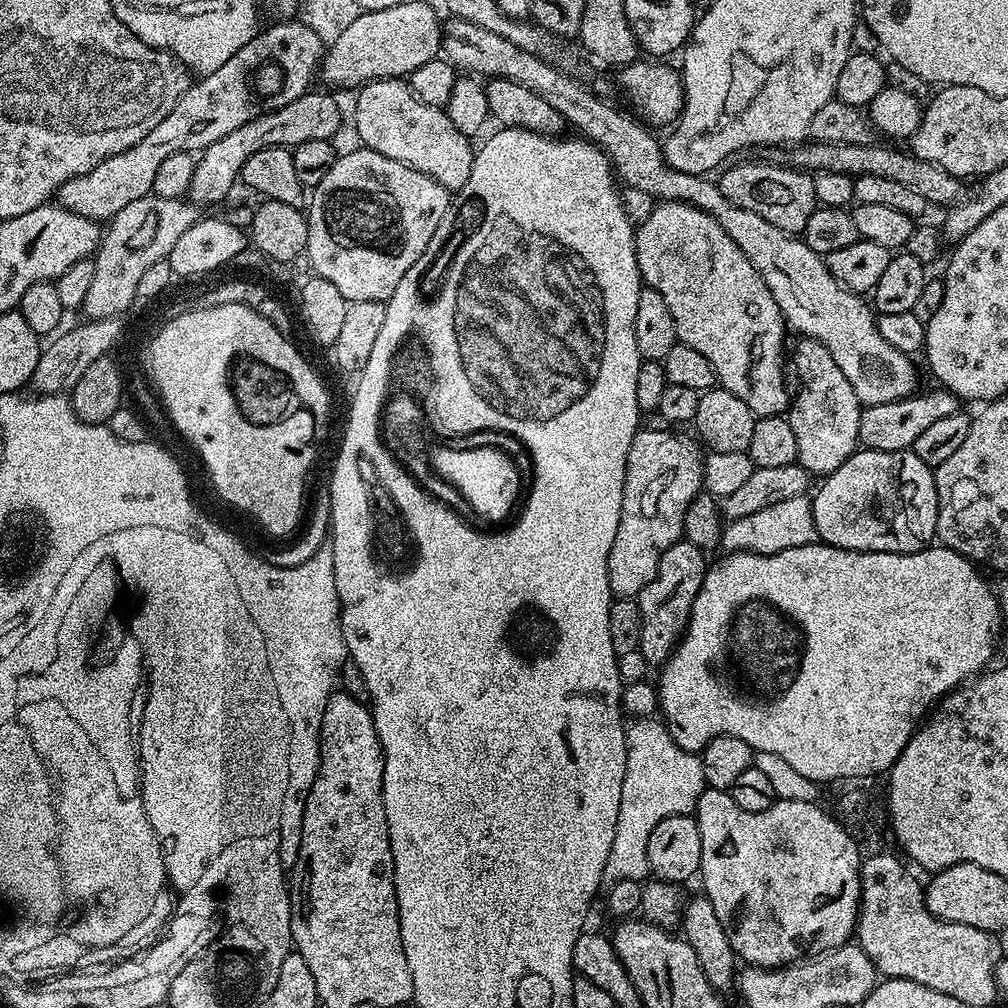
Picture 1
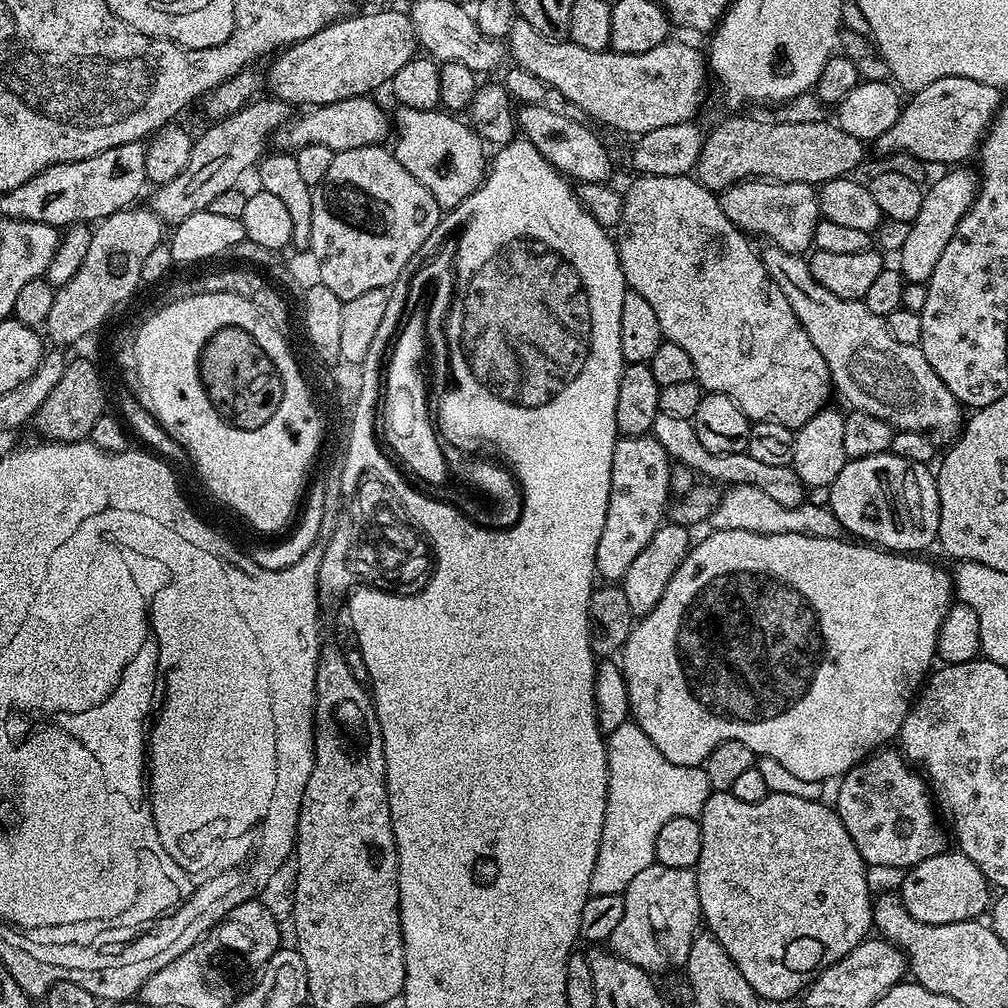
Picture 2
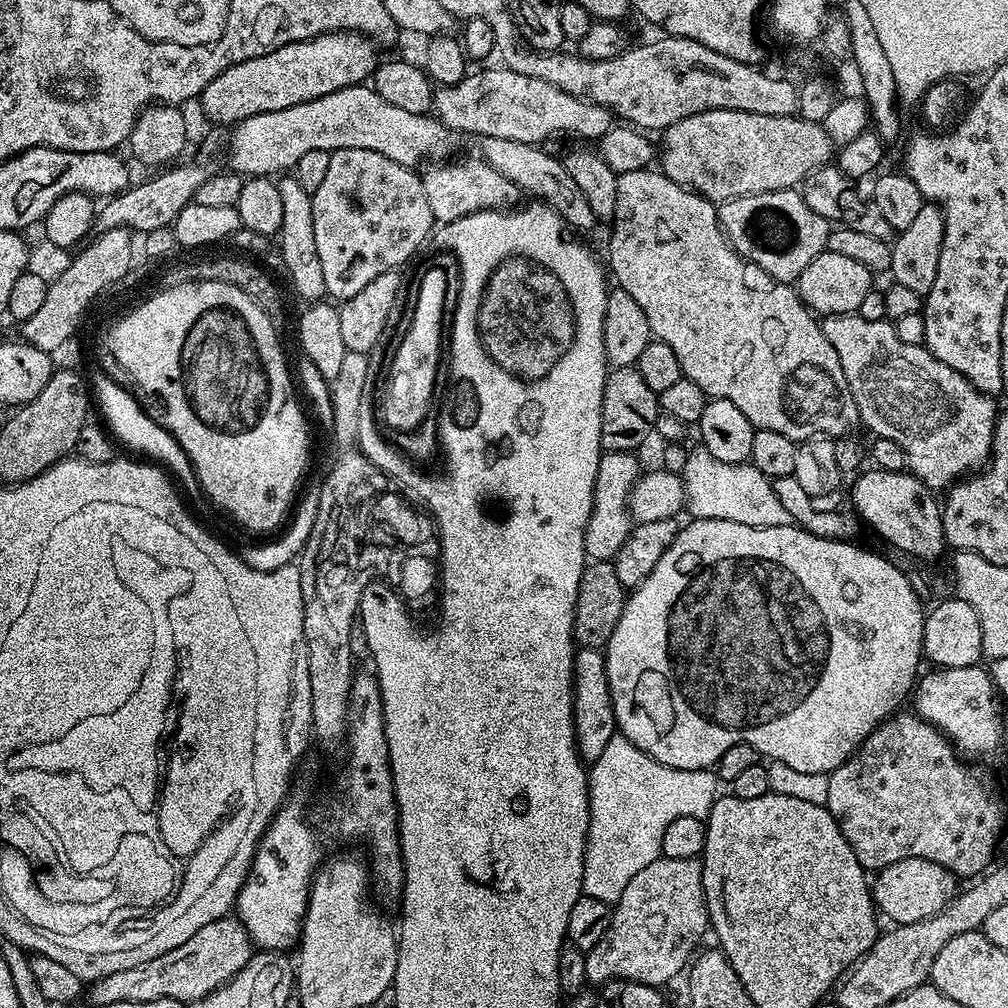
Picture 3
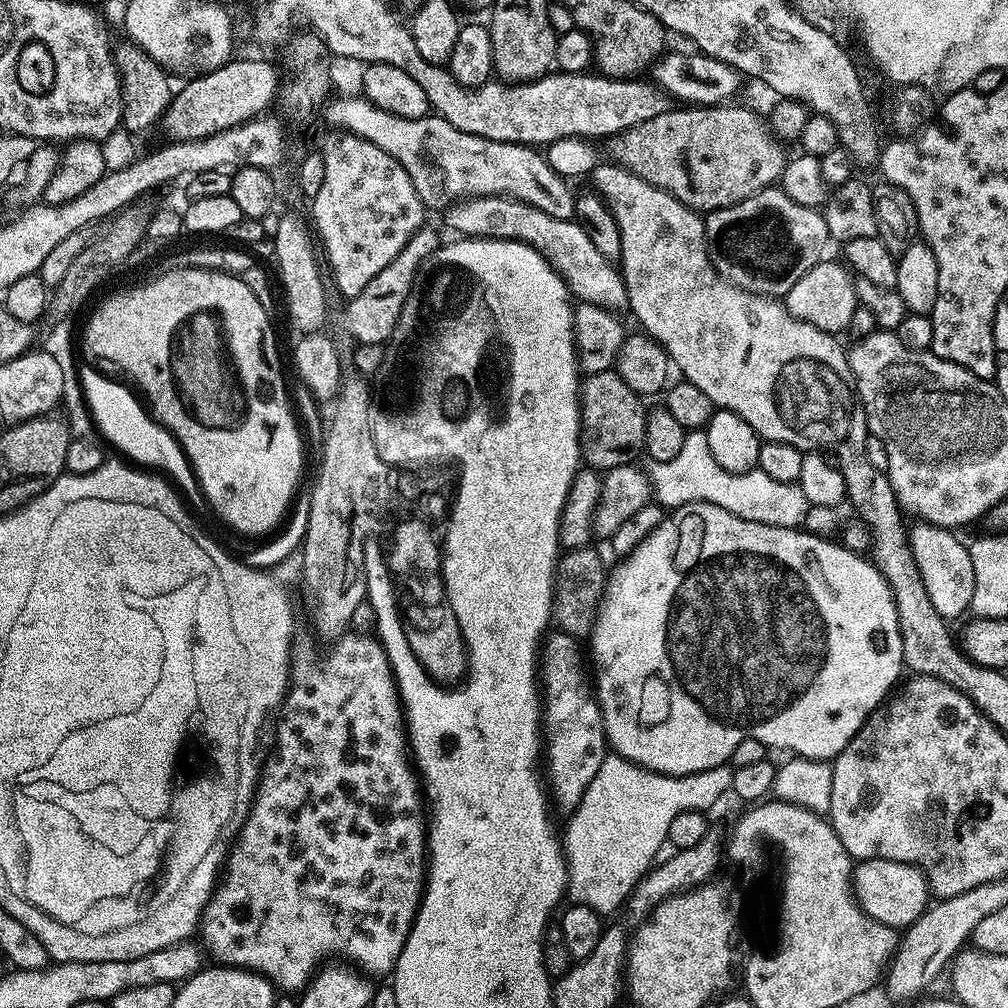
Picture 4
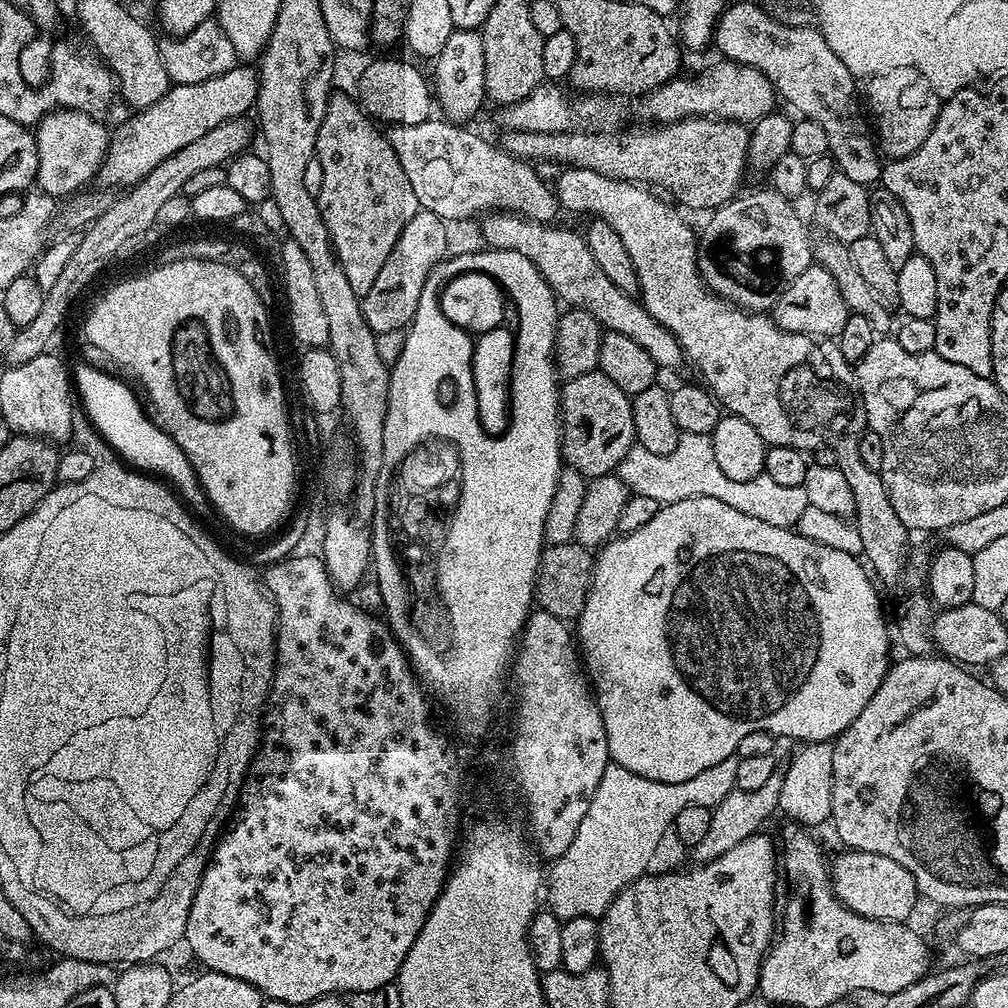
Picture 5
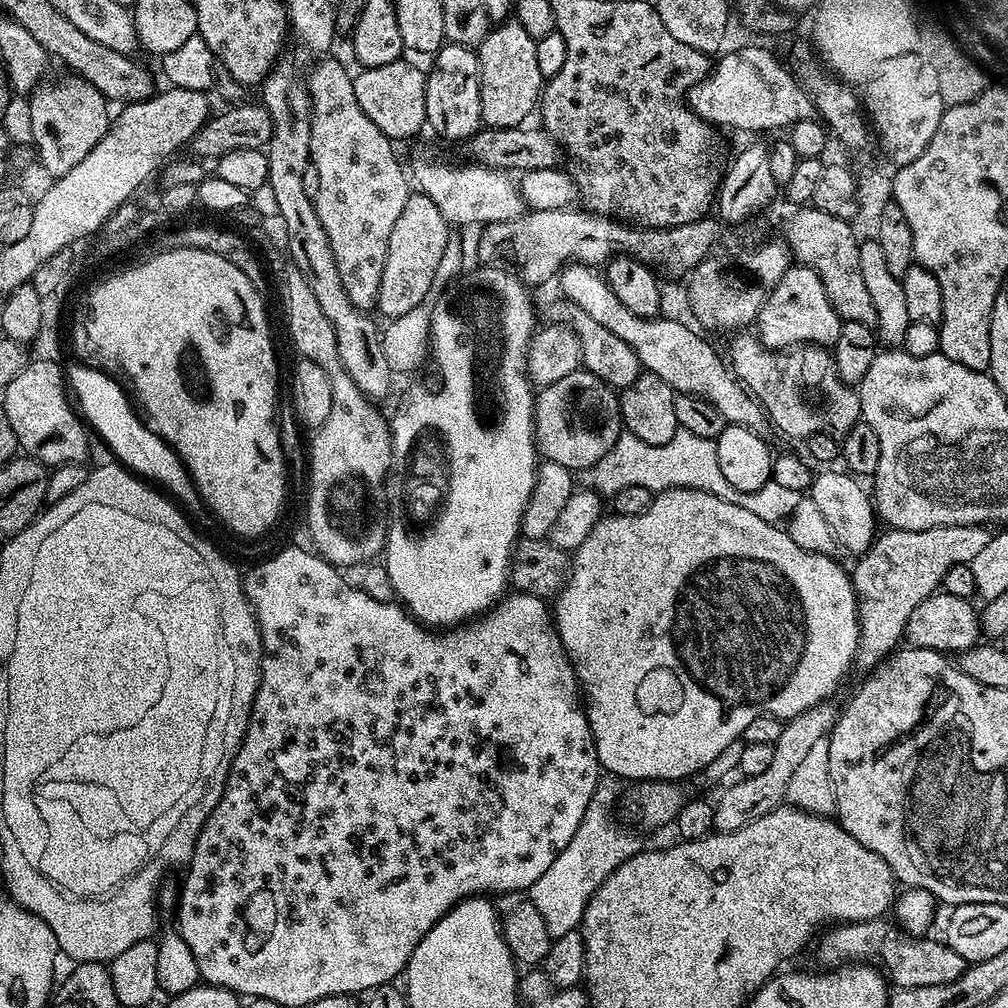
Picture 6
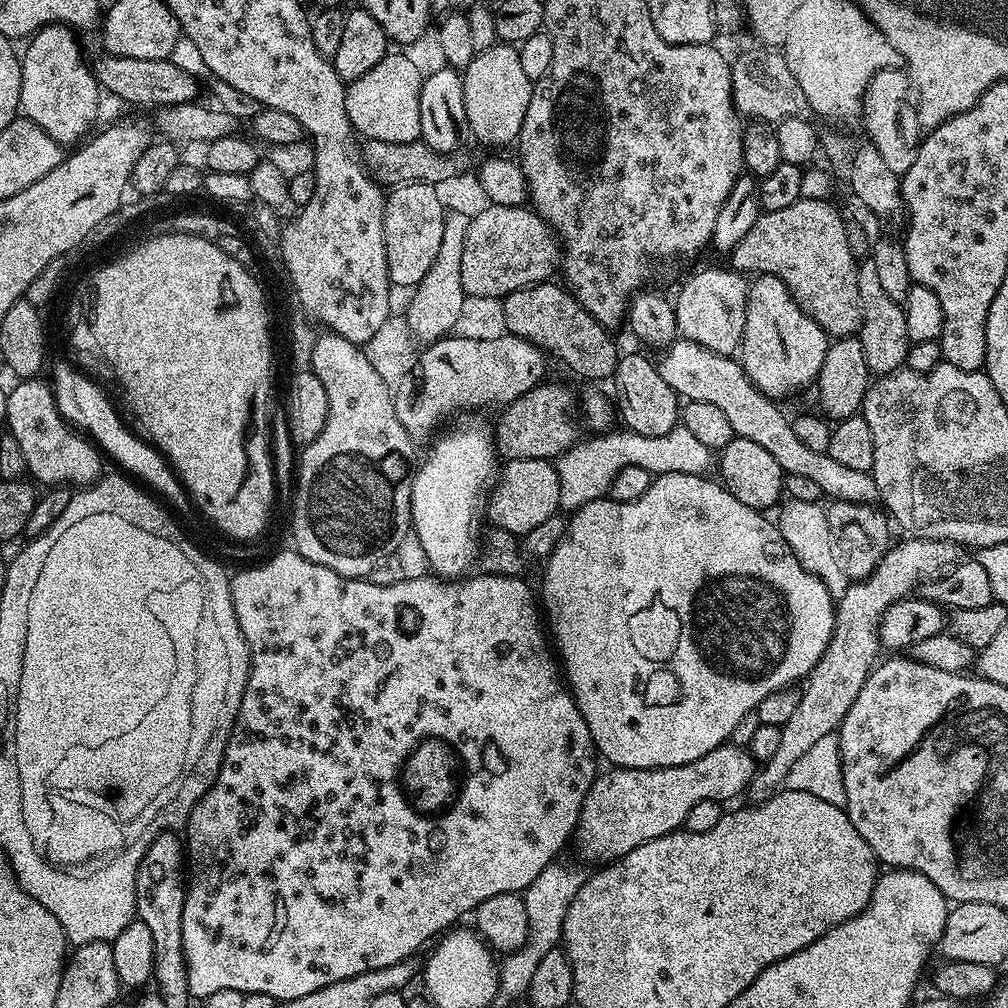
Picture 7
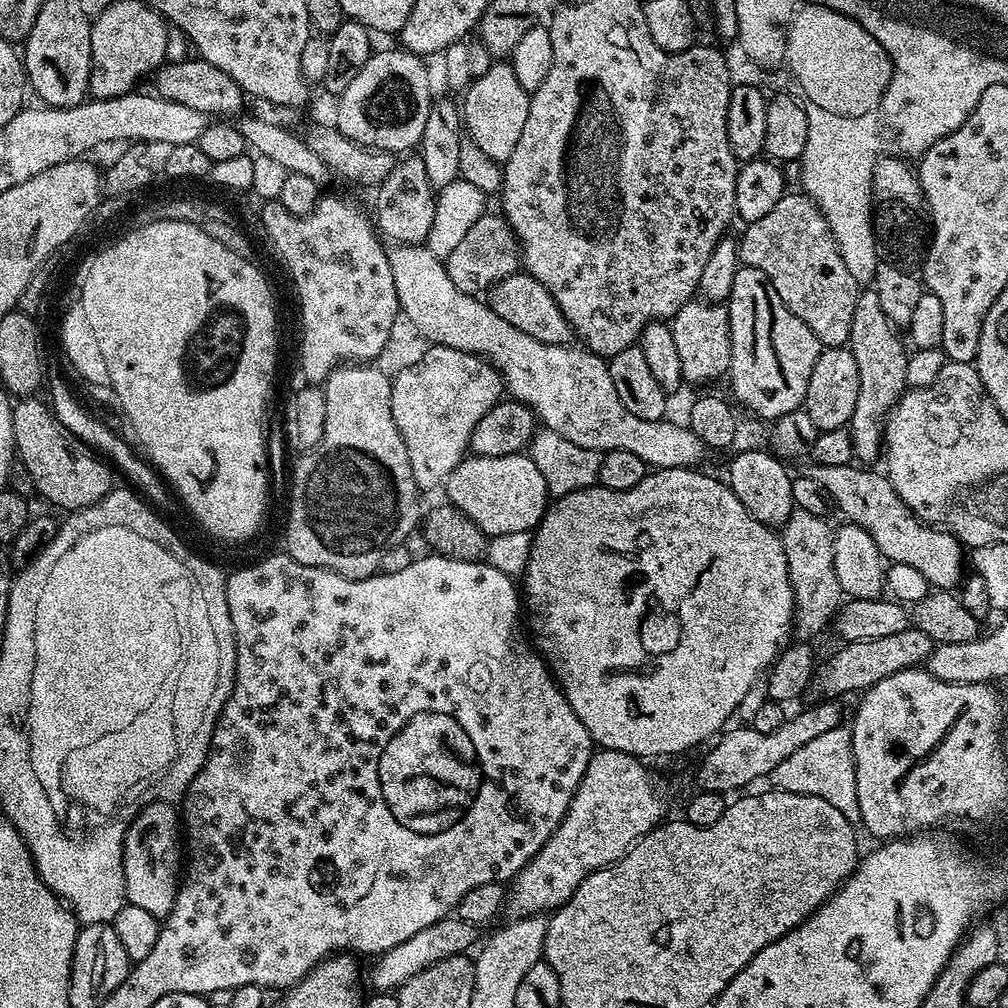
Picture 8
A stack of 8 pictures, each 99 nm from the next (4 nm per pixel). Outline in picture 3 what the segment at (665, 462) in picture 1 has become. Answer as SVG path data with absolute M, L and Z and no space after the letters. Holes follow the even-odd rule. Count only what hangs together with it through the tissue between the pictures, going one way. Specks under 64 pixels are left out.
M604 452L600 458L600 469L596 475L596 485L592 491L592 509L584 531L584 555L589 561L613 561L626 542L634 521L628 514L628 495L640 479L642 467L637 457L630 452Z

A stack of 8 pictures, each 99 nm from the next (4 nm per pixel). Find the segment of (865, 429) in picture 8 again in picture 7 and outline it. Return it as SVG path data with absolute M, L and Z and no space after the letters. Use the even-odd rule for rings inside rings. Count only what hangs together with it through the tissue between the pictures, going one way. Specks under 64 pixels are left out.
M871 258L861 259L856 273L858 294L862 298L862 326L858 333L862 342L862 354L866 354L869 373L882 377L895 372L897 368L905 367L910 343L906 334L906 314L901 301L890 298L890 294L886 294L886 289L878 279L878 270Z

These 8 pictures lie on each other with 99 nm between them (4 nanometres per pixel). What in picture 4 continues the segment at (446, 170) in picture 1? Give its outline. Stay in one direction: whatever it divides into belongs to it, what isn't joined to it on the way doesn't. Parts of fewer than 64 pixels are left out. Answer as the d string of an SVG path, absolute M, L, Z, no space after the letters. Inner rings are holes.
M470 196L467 198L457 198L443 209L444 224L452 231L452 234L459 234L464 238L493 238L496 240L521 240L524 244L531 245L543 253L553 268L568 281L572 294L583 303L597 304L609 310L623 309L626 304L624 295L624 278L615 263L590 242L590 234L575 219L563 220L562 218L552 218L543 210L538 210L538 206L530 206L525 200L515 200L513 196Z

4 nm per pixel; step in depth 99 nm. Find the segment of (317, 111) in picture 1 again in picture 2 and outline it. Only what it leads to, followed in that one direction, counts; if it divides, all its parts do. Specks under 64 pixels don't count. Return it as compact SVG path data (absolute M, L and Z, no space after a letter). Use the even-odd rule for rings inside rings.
M253 98L250 103L238 109L234 114L209 123L209 128L201 136L197 135L192 141L190 162L186 162L186 170L182 170L182 174L178 174L178 178L173 178L172 181L159 185L153 191L156 193L152 196L150 207L158 214L158 218L164 221L165 225L175 226L181 224L186 218L190 218L190 214L207 212L210 202L214 202L214 198L218 198L218 194L223 194L225 190L237 187L241 183L240 179L248 171L249 175L257 167L258 161L265 155L266 149L264 147L268 144L268 136L274 135L275 132L277 135L290 119L290 113L288 113L290 105L286 101L275 98L260 99Z

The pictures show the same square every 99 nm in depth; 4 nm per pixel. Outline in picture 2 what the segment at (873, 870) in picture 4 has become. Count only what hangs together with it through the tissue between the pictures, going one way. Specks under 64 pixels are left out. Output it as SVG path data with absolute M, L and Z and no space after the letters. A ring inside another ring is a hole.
M945 850L903 873L898 895L904 909L923 924L953 924L983 917L990 908L990 885L984 870L959 850Z

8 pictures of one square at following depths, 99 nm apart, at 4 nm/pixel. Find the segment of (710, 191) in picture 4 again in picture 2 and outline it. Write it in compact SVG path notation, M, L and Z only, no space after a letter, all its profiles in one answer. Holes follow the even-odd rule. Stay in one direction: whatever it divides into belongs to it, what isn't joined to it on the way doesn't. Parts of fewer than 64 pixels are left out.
M732 116L724 120L712 133L703 137L700 154L696 157L695 179L705 184L717 194L731 184L741 184L743 180L781 180L782 182L802 182L819 186L839 176L851 177L852 172L864 160L865 141L846 134L835 122L827 119L818 122L790 122L773 119L755 120L752 116Z

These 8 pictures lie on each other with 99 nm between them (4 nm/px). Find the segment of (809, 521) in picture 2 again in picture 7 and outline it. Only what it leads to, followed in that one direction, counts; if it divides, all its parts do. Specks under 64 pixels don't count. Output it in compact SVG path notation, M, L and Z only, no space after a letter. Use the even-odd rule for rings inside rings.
M677 426L670 434L665 436L643 436L637 432L619 430L620 432L609 431L607 434L596 434L593 440L583 439L581 442L573 444L570 450L566 450L555 461L556 473L558 474L558 486L560 487L560 508L575 510L584 504L589 504L595 500L608 496L608 487L614 482L618 470L626 470L626 466L640 466L642 470L659 474L661 472L689 472L695 476L707 473L708 463L713 463L713 453L690 430L683 426Z

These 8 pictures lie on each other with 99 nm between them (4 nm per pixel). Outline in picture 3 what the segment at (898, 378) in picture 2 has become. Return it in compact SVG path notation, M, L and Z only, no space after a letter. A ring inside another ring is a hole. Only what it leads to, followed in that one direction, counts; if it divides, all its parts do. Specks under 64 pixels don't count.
M859 314L826 316L823 317L822 327L826 338L830 338L830 346L834 346L834 350L838 350L838 362L842 362L842 374L846 374L850 394L854 394L854 402L858 402L861 425L865 429L868 427L872 431L871 435L873 437L881 436L882 438L890 438L890 442L898 442L898 446L902 446L902 450L908 459L907 471L917 476L925 486L933 490L939 490L939 488L944 488L943 490L951 489L961 478L983 469L989 463L992 455L992 439L996 429L996 417L998 415L997 401L993 397L984 392L979 392L969 380L962 378L962 374L958 374L958 370L950 370L950 366L946 366L946 362L938 362L938 358L931 356L927 348L923 346L906 346L906 342L898 339L895 327L887 319L882 319L878 322L866 322L866 318L862 318Z

